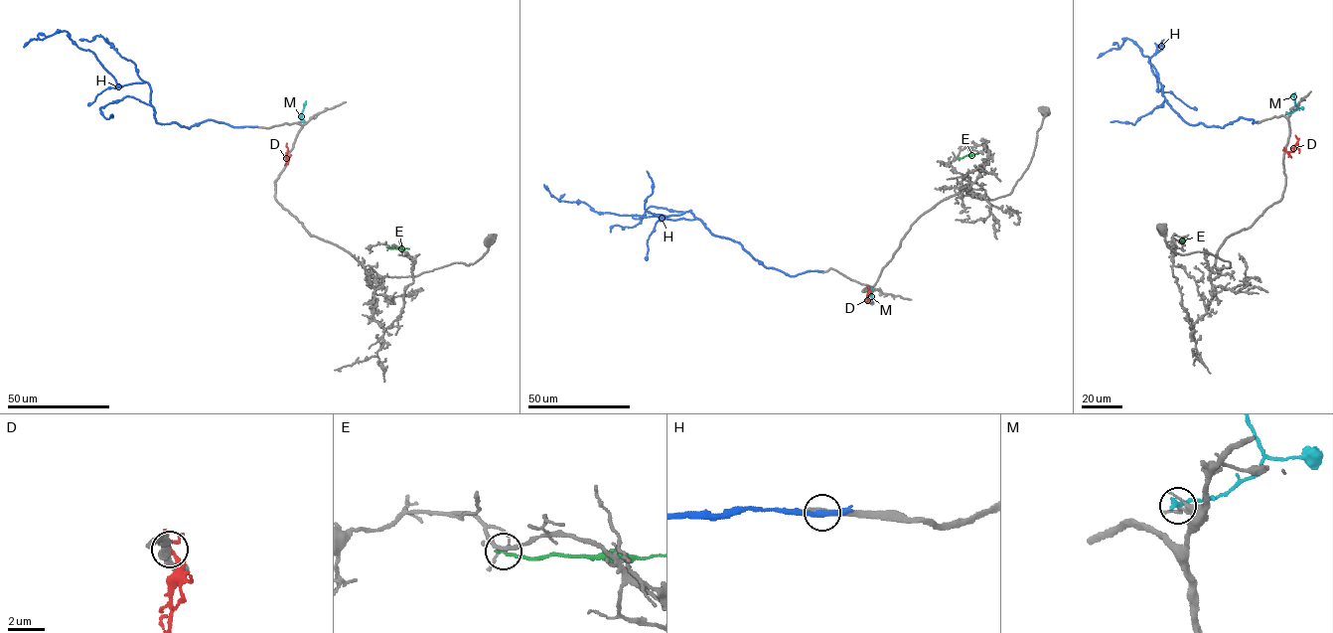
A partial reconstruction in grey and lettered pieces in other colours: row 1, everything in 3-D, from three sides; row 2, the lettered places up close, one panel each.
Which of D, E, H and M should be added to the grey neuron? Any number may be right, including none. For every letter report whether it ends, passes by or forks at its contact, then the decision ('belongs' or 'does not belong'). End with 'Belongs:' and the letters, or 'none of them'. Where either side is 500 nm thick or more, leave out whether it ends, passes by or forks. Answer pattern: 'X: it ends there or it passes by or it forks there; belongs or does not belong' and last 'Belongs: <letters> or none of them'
D: it passes by; does not belong
E: it ends there; does not belong
H: it passes by; does not belong
M: it ends there; does not belong
Belongs: none of them

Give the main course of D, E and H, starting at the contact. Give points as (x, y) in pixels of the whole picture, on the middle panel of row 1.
D: (867, 288), (868, 301), (864, 299)
E: (960, 158), (978, 153)
H: (819, 271), (793, 276), (767, 267), (690, 211), (598, 213), (581, 202), (560, 201), (543, 185)

